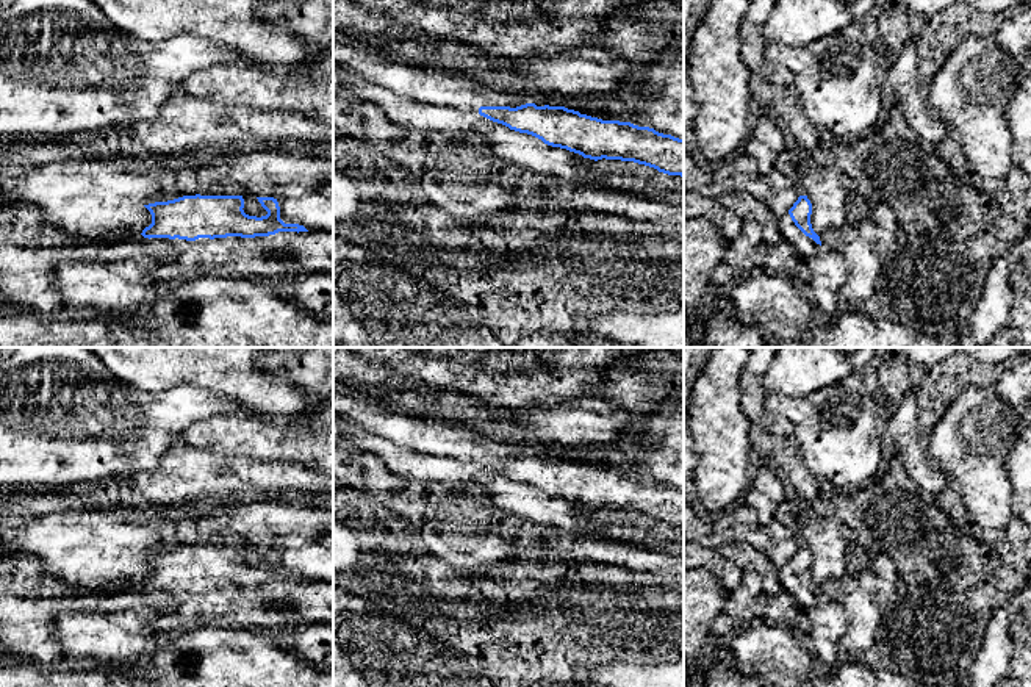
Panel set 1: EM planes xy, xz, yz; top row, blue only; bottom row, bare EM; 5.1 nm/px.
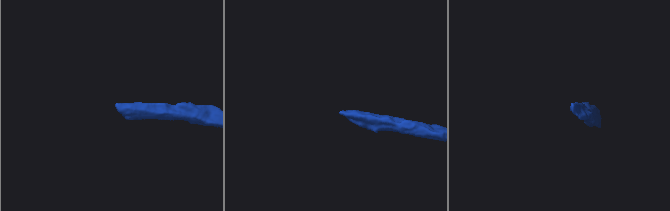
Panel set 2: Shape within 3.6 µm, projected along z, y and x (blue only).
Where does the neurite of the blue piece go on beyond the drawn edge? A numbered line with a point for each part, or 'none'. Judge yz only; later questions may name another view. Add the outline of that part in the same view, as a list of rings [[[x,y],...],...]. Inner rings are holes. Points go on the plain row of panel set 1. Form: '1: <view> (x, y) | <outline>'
1: yz (804, 598) | [[[784,565],[778,568],[779,582],[782,585],[782,590],[787,592],[795,604],[799,609],[810,609],[818,606],[823,599],[820,595],[817,595],[812,588],[806,587],[792,571],[790,565]]]

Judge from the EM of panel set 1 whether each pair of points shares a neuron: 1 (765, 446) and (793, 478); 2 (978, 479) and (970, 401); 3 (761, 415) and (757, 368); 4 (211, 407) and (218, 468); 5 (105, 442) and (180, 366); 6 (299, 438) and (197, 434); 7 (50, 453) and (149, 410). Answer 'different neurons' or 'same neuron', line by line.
1: same neuron
2: same neuron
3: same neuron
4: different neurons
5: different neurons
6: same neuron
7: same neuron

